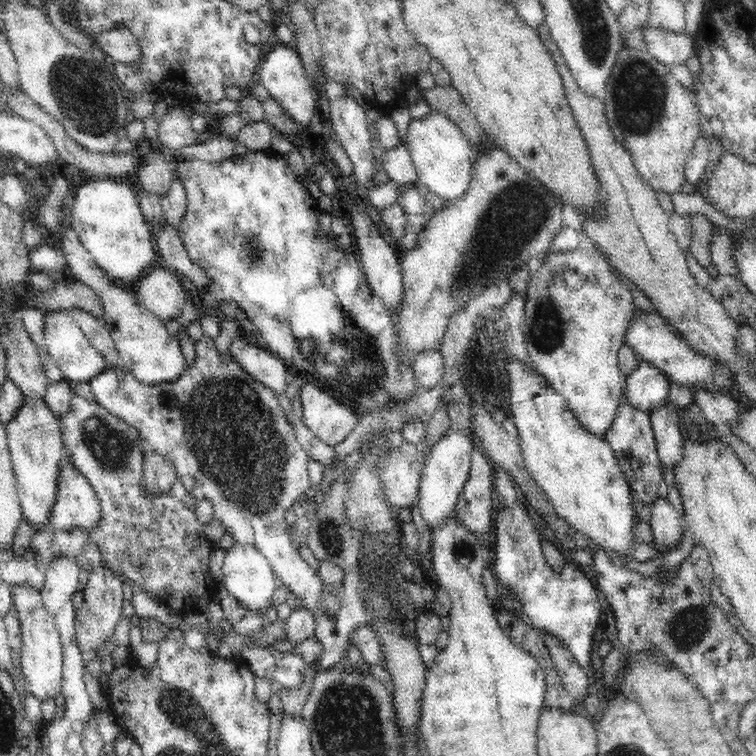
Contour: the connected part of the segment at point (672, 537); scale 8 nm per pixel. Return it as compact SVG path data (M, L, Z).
M656 498L650 507L655 548L662 553L669 547L678 545L678 540L684 533L680 525L680 515L667 498Z

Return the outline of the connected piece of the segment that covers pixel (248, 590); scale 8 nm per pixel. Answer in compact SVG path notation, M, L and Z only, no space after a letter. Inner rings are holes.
M236 543L225 551L223 561L223 582L228 592L238 599L238 602L249 610L264 611L270 604L274 590L276 590L276 575L270 561L254 545Z

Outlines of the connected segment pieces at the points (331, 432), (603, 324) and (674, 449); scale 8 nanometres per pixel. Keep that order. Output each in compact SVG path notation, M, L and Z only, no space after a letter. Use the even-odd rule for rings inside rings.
M304 383L299 397L306 426L331 447L342 442L357 424L358 414L352 408L340 404L313 383Z
M580 251L566 256L552 252L549 263L542 270L532 273L522 326L526 348L532 359L532 371L542 377L543 385L564 397L568 411L576 417L582 429L605 440L623 401L621 396L626 376L621 373L618 352L623 345L624 330L638 311L634 296L618 284L607 259L586 257Z
M667 402L654 409L649 415L652 419L653 431L655 432L657 449L662 464L672 472L684 464L686 435L682 435L680 423L678 423L678 412L683 408L676 408Z

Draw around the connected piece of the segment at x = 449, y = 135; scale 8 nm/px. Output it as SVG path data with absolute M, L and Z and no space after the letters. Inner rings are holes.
M432 111L424 119L412 120L405 147L411 154L421 184L443 202L460 200L468 192L474 172L474 152L460 128L444 114Z

